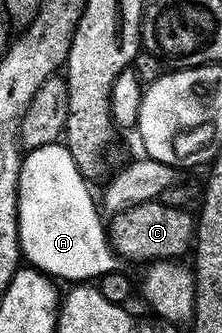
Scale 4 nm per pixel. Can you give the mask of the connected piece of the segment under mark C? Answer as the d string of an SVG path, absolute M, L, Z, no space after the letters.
M161 200L145 202L113 215L108 226L110 245L119 259L153 264L159 260L182 260L196 246L196 218L186 208L165 206Z

